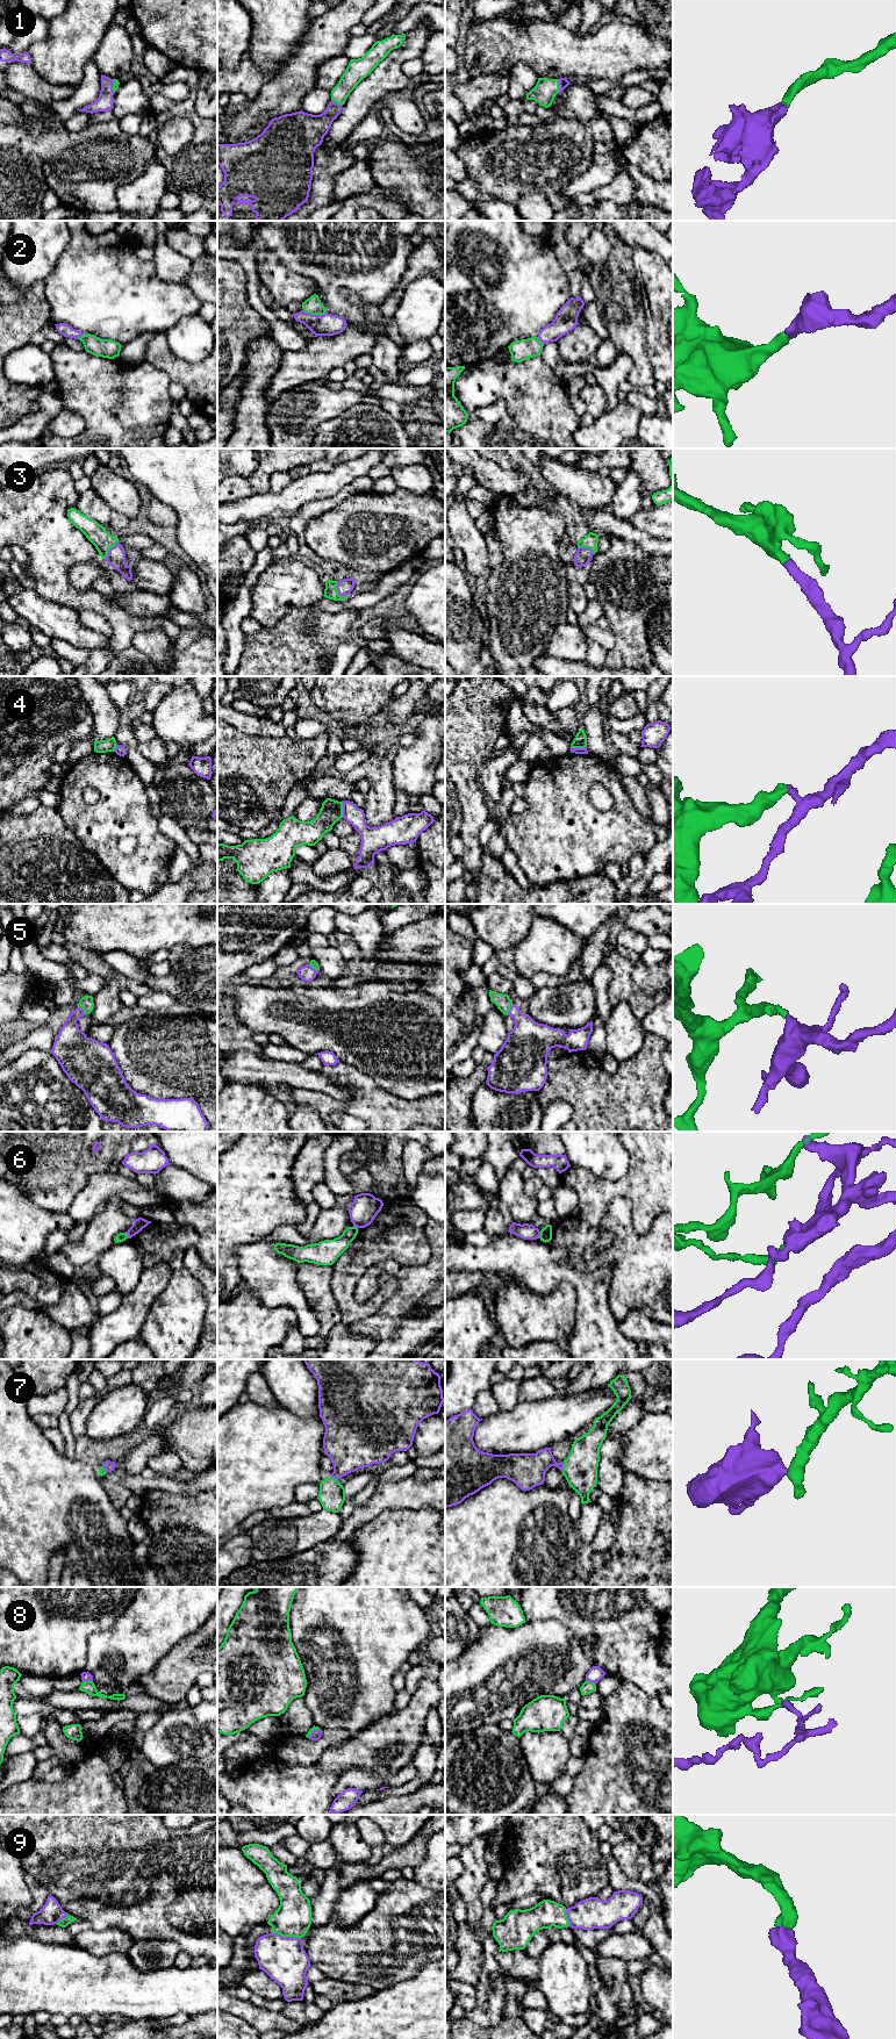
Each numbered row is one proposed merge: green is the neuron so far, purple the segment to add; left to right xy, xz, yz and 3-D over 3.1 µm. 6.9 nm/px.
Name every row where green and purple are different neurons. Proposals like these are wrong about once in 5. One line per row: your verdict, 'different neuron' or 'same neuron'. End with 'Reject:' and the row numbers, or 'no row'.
1: same neuron
2: same neuron
3: same neuron
4: different neuron
5: same neuron
6: different neuron
7: same neuron
8: different neuron
9: same neuron
Reject: 4, 6, 8

